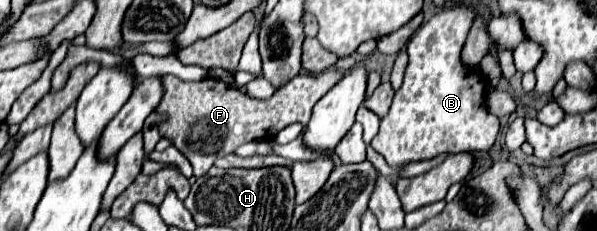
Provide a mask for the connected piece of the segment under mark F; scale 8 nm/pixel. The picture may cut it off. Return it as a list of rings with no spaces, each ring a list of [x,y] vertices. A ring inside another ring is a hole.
[[[335,68],[319,74],[299,74],[269,100],[255,100],[215,78],[183,82],[177,76],[167,74],[163,76],[163,98],[155,108],[155,112],[167,116],[167,120],[159,124],[159,132],[187,156],[195,176],[199,178],[207,174],[217,158],[235,152],[241,144],[253,140],[271,140],[293,122],[307,124],[315,102],[323,98],[341,78],[343,74]]]

